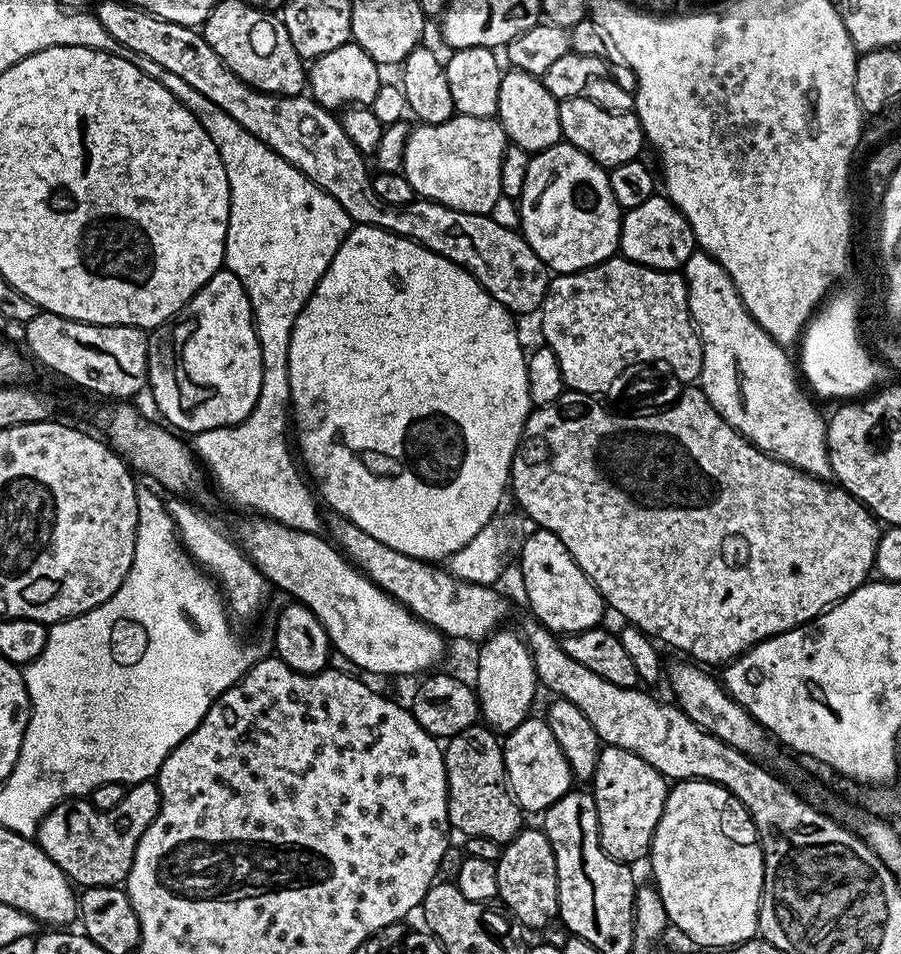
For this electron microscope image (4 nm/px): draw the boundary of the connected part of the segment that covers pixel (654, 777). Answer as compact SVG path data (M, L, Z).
M601 747L590 791L596 800L600 841L610 858L633 862L649 855L669 787L669 781L654 770L654 766L638 758L638 754L630 754L630 750L621 748Z

